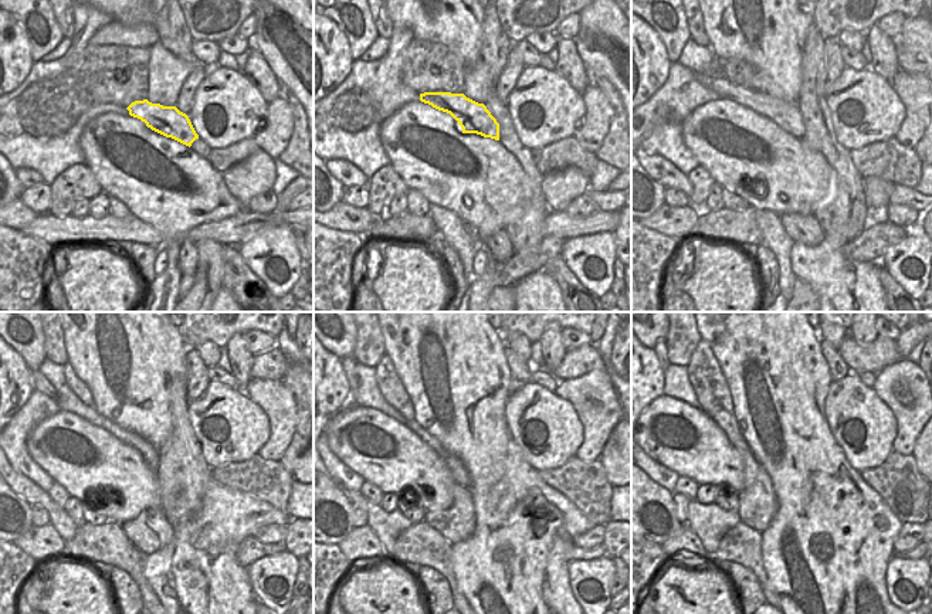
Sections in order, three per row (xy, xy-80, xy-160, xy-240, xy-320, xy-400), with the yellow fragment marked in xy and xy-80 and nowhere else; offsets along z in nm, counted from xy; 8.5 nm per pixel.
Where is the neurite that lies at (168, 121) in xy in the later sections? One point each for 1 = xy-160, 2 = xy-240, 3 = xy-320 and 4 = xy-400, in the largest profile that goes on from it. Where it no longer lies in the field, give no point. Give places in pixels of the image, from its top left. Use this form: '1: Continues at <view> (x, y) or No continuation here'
1: Continues at xy-160 (786, 115)
2: Continues at xy-240 (39, 382)
3: Continues at xy-320 (349, 363)
4: Continues at xy-400 (660, 348).

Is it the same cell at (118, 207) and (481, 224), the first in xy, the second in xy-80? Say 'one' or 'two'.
two

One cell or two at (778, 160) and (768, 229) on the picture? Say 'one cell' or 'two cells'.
two cells

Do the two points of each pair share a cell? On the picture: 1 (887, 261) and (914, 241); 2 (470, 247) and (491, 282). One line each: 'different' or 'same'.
1: same
2: different

